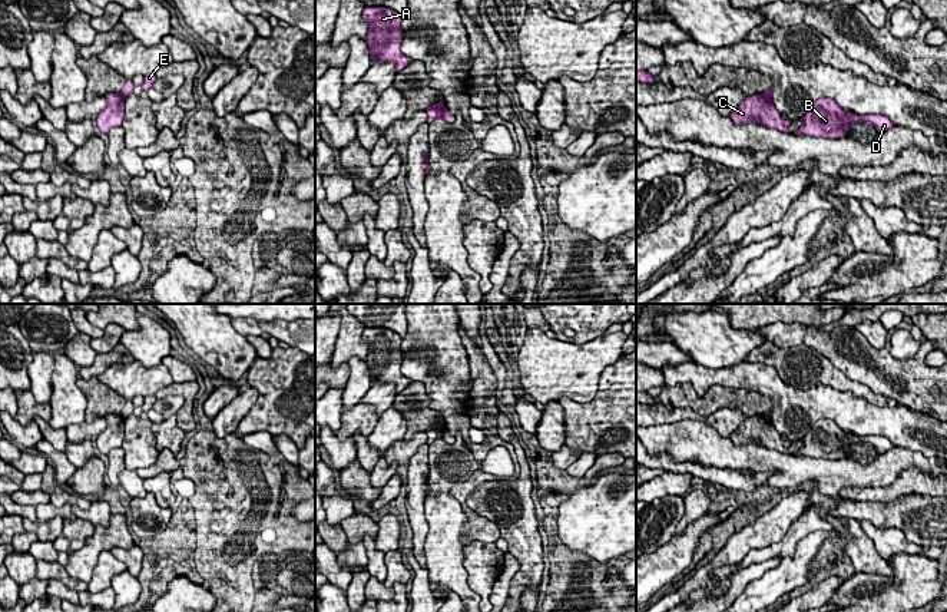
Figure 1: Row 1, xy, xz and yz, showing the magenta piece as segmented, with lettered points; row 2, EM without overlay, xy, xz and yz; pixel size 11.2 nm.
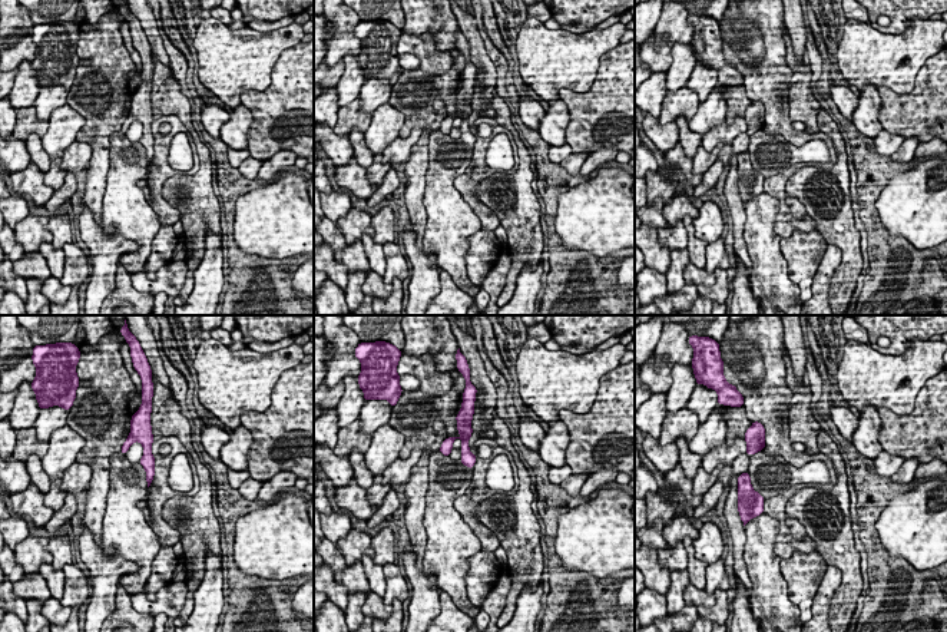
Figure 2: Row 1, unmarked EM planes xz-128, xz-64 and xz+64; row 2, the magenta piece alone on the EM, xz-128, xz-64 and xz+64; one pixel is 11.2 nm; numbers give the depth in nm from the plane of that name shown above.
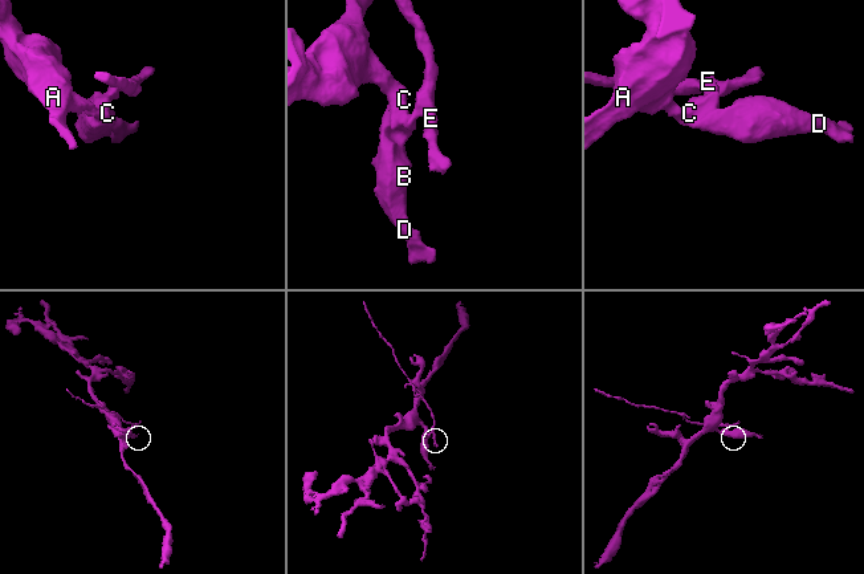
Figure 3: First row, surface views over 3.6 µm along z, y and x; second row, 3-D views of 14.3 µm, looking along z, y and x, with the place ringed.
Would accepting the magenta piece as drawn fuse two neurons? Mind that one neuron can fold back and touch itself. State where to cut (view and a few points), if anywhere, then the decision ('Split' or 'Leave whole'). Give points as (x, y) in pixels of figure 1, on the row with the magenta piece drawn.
Split along xz (444, 106), (440, 118). Split

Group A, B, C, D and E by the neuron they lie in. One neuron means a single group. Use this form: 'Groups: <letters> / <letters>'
Groups: A B C D / E

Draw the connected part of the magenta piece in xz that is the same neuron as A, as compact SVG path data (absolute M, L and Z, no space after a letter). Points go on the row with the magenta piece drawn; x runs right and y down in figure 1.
M365 7L362 17L368 21L368 32L365 42L370 49L371 63L394 62L395 73L400 73L411 57L401 52L403 43L403 17L388 7Z

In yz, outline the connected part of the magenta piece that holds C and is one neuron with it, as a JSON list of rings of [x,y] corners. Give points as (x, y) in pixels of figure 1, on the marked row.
[[[764,93],[746,96],[744,103],[739,105],[739,107],[734,110],[729,118],[735,125],[759,122],[766,128],[778,129],[785,133],[789,133],[788,128],[792,123],[792,120],[785,120],[779,116],[771,96]]]

